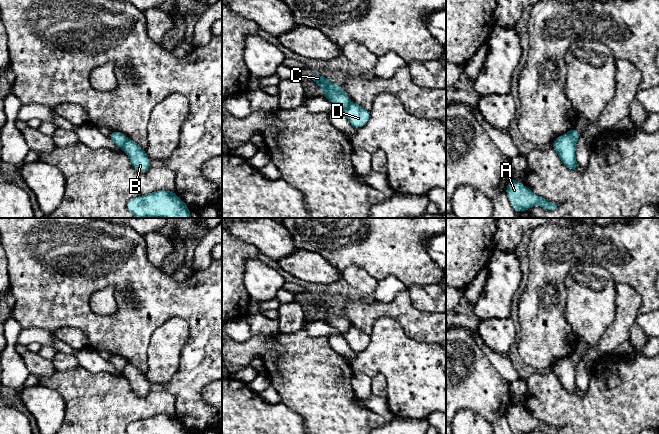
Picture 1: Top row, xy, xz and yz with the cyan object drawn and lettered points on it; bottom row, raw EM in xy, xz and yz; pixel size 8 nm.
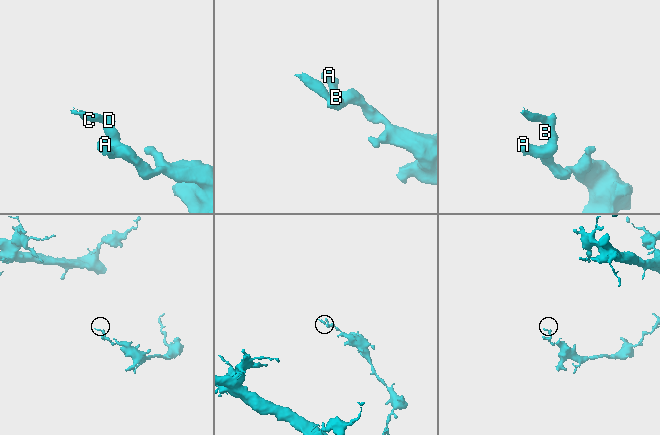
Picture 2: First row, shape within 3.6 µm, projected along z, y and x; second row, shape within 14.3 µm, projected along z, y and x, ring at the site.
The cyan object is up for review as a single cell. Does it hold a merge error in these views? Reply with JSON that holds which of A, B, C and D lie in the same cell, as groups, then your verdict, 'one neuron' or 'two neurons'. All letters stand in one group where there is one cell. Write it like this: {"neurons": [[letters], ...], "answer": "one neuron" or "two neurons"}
{"neurons": [["A", "B", "D"], ["C"]], "answer": "two neurons"}

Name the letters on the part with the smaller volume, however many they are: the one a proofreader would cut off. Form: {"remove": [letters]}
{"remove": ["C"]}

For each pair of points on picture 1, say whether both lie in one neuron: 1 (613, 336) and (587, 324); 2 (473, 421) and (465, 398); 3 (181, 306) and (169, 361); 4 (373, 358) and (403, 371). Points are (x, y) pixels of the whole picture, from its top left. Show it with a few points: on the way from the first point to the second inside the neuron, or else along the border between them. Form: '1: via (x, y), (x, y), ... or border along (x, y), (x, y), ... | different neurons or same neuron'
1: border along (616, 312), (614, 320), (605, 329), (595, 347) | different neurons
2: border along (456, 412), (461, 409), (471, 409), (489, 422) | different neurons
3: border along (157, 328), (170, 318), (180, 317), (190, 334) | different neurons
4: via (380, 358), (390, 358), (396, 364) | same neuron

